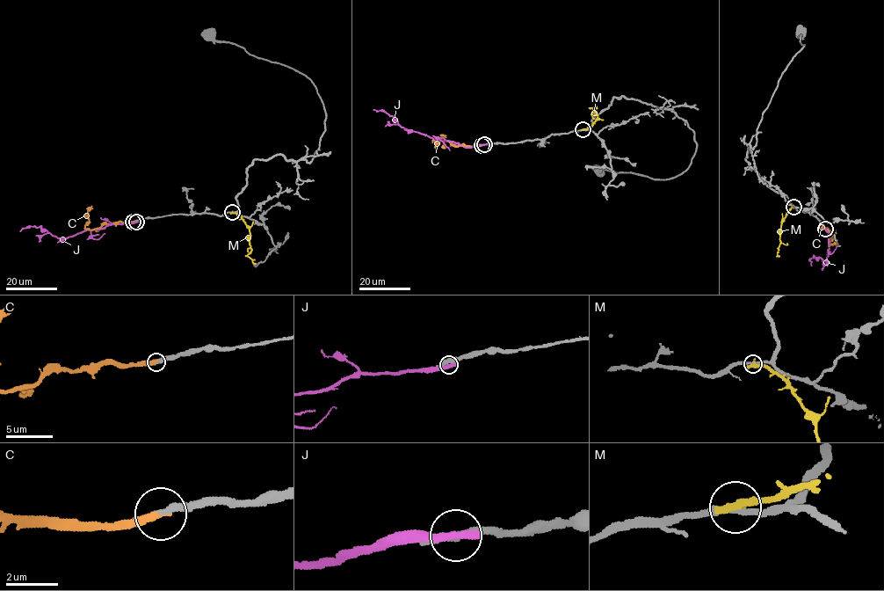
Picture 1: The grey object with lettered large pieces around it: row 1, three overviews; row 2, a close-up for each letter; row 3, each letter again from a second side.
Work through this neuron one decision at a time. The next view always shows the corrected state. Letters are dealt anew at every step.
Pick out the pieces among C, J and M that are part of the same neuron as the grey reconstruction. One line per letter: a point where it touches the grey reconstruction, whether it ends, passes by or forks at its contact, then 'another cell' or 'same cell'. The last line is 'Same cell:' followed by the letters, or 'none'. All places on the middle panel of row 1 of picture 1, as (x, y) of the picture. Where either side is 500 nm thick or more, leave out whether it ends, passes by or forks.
C: contact (481, 145); it ends; same cell
J: contact (484, 144); it ends; another cell
M: contact (583, 129); it ends; another cell
Same cell: C

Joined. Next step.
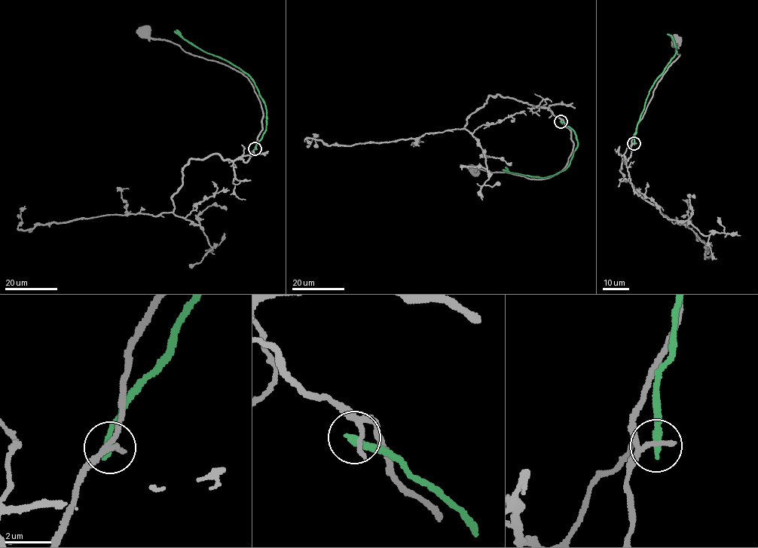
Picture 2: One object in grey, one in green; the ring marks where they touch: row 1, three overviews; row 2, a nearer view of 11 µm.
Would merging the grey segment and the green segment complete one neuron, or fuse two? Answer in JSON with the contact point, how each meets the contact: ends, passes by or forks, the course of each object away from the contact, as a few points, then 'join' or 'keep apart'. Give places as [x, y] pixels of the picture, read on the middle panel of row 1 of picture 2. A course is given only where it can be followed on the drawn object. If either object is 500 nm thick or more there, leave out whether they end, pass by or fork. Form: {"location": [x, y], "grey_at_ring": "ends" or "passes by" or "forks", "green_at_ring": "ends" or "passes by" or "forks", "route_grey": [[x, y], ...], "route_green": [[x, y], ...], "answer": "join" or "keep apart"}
{"location": [560, 121], "grey_at_ring": "passes by", "green_at_ring": "ends", "route_grey": [[561, 121], [570, 131], [574, 144], [566, 166], [551, 176], [536, 179], [502, 172], [475, 170]], "route_green": [[560, 121], [575, 132], [578, 142], [569, 165], [563, 170], [539, 178], [513, 173], [505, 166]], "answer": "keep apart"}

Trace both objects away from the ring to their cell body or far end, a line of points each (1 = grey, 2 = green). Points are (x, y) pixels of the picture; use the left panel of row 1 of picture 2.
1: (255, 148), (263, 113), (251, 81), (235, 69), (187, 53), (169, 41), (152, 38), (147, 32)
2: (255, 148), (266, 129), (267, 119), (264, 101), (253, 80), (238, 68), (188, 42), (176, 30)

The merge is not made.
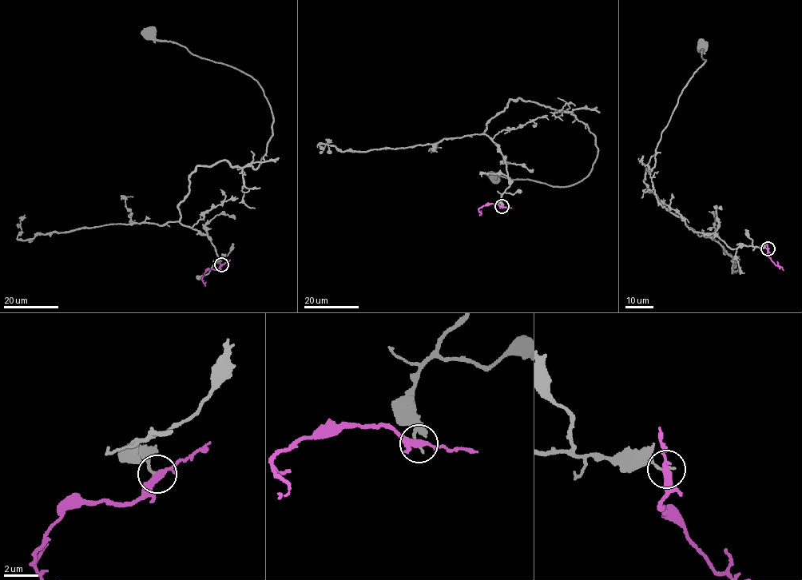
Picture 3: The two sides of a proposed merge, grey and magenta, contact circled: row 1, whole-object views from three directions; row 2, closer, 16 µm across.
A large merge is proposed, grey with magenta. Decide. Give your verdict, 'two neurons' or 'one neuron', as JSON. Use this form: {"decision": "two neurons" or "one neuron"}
{"decision": "two neurons"}

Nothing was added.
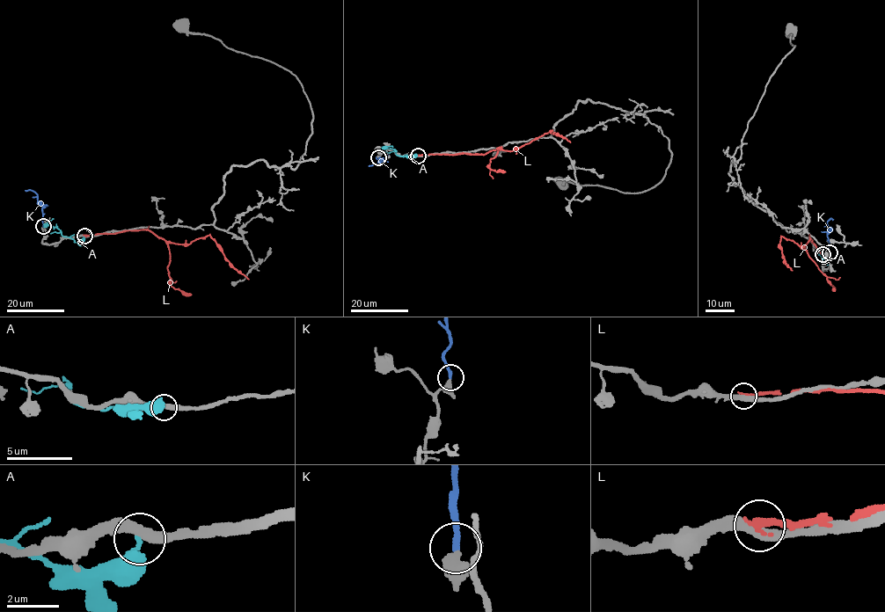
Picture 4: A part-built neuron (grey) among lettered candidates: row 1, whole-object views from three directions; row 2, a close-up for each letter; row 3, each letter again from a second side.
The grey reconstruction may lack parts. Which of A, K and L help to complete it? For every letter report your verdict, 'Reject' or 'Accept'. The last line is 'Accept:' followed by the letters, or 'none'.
A: Reject
K: Accept
L: Reject
Accept: K

